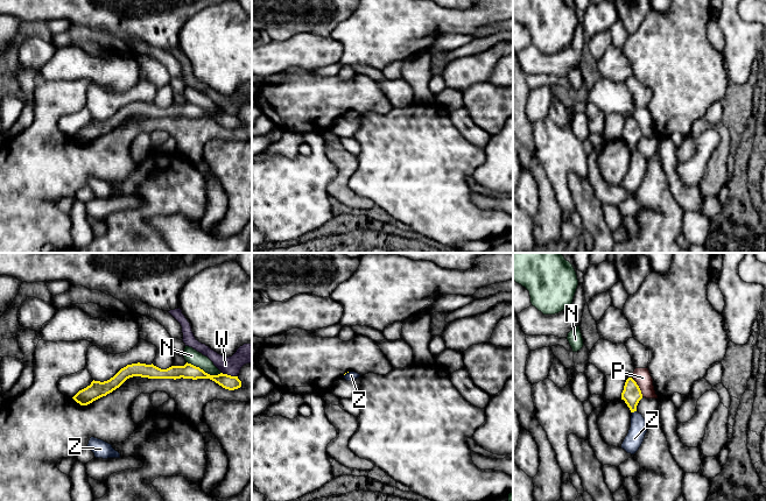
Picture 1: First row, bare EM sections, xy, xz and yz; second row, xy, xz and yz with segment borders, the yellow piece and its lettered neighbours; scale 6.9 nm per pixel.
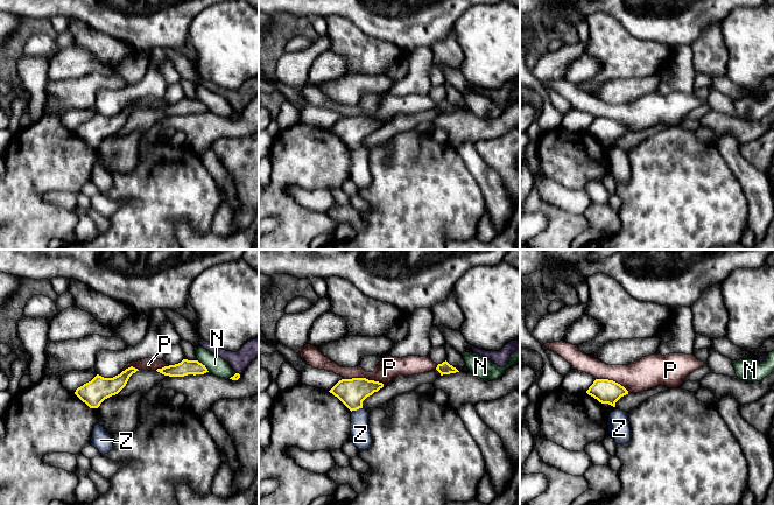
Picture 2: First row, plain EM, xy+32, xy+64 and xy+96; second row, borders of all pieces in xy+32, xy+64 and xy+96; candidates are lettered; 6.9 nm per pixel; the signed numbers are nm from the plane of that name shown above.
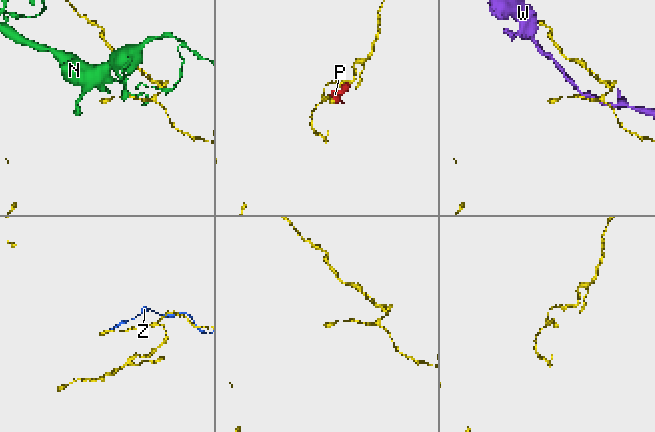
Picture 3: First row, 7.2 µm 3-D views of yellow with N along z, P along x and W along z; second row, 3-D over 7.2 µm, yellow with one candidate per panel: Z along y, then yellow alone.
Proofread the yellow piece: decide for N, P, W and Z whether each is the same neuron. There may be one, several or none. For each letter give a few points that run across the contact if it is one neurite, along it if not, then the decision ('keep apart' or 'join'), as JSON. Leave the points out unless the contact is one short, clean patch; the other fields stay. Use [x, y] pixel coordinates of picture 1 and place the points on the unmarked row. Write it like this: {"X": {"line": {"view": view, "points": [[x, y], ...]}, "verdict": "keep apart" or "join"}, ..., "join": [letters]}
{"N": {"line": {"view": "xy", "points": [[187, 100], [210, 113], [220, 112]]}, "verdict": "keep apart"}, "P": {"verdict": "keep apart"}, "W": {"verdict": "keep apart"}, "Z": {"line": {"view": "yz", "points": [[636, 149], [632, 152]]}, "verdict": "keep apart"}, "join": []}

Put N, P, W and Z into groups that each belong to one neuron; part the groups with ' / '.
N / P Z / W

